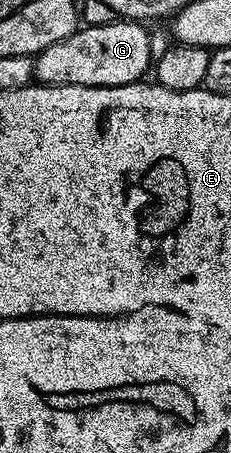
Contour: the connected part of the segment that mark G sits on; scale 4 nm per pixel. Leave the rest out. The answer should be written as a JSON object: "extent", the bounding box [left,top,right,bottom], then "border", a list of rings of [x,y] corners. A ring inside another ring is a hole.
{"extent":[34,21,151,87],"border":[[[138,21],[98,23],[95,27],[83,26],[64,41],[48,45],[34,59],[34,77],[39,84],[88,85],[89,87],[119,87],[139,82],[151,70],[149,51],[150,31]]]}

